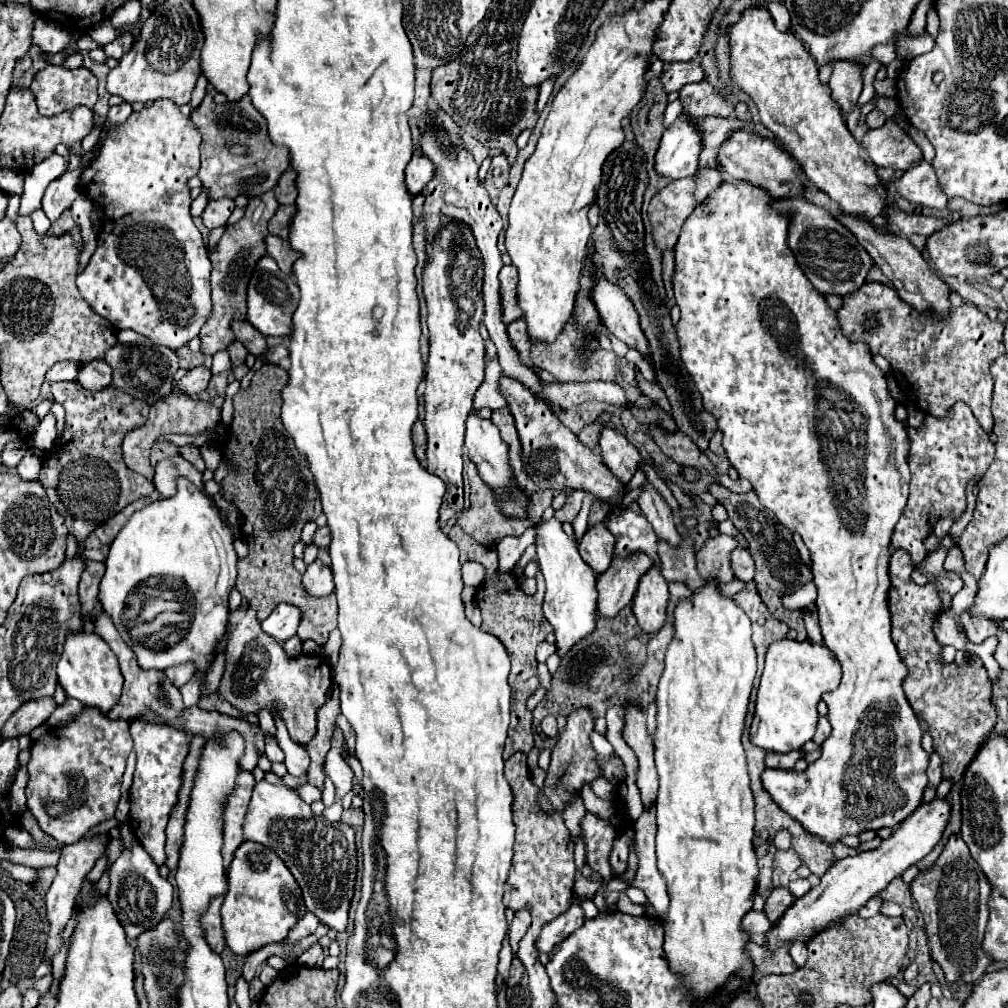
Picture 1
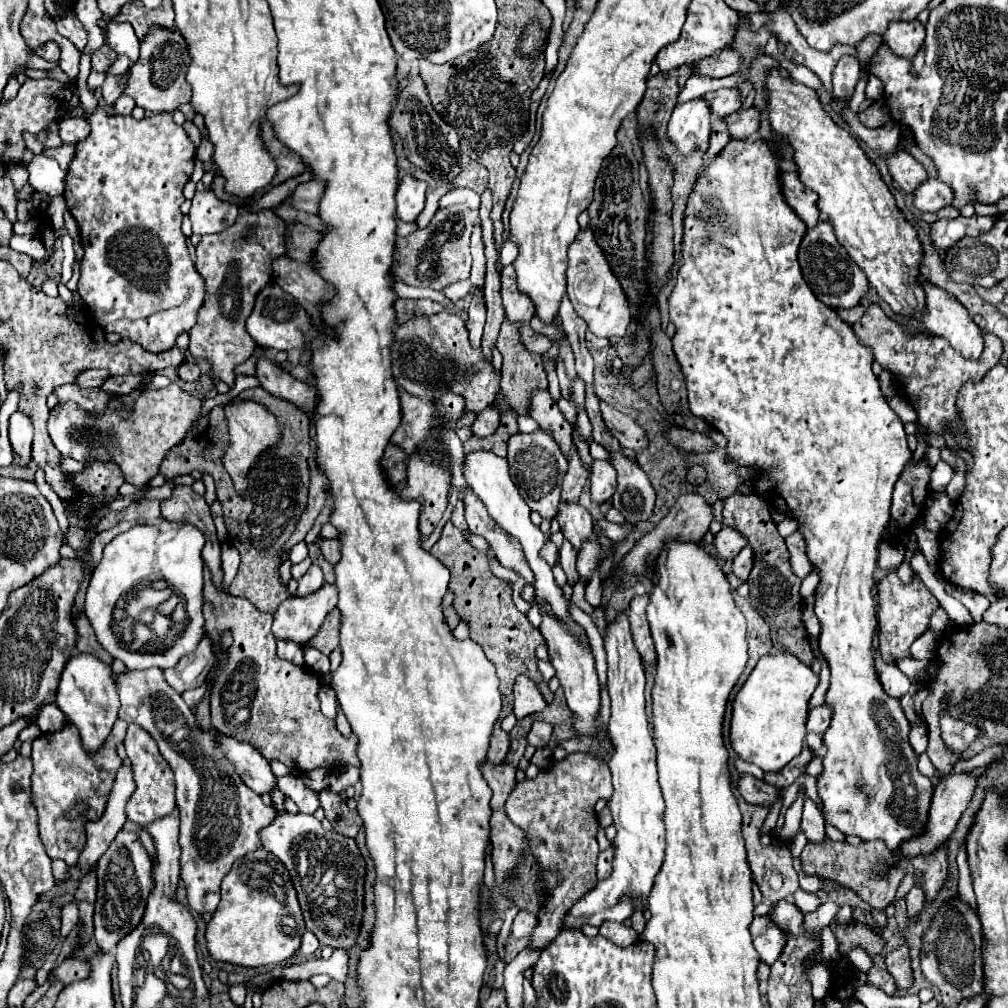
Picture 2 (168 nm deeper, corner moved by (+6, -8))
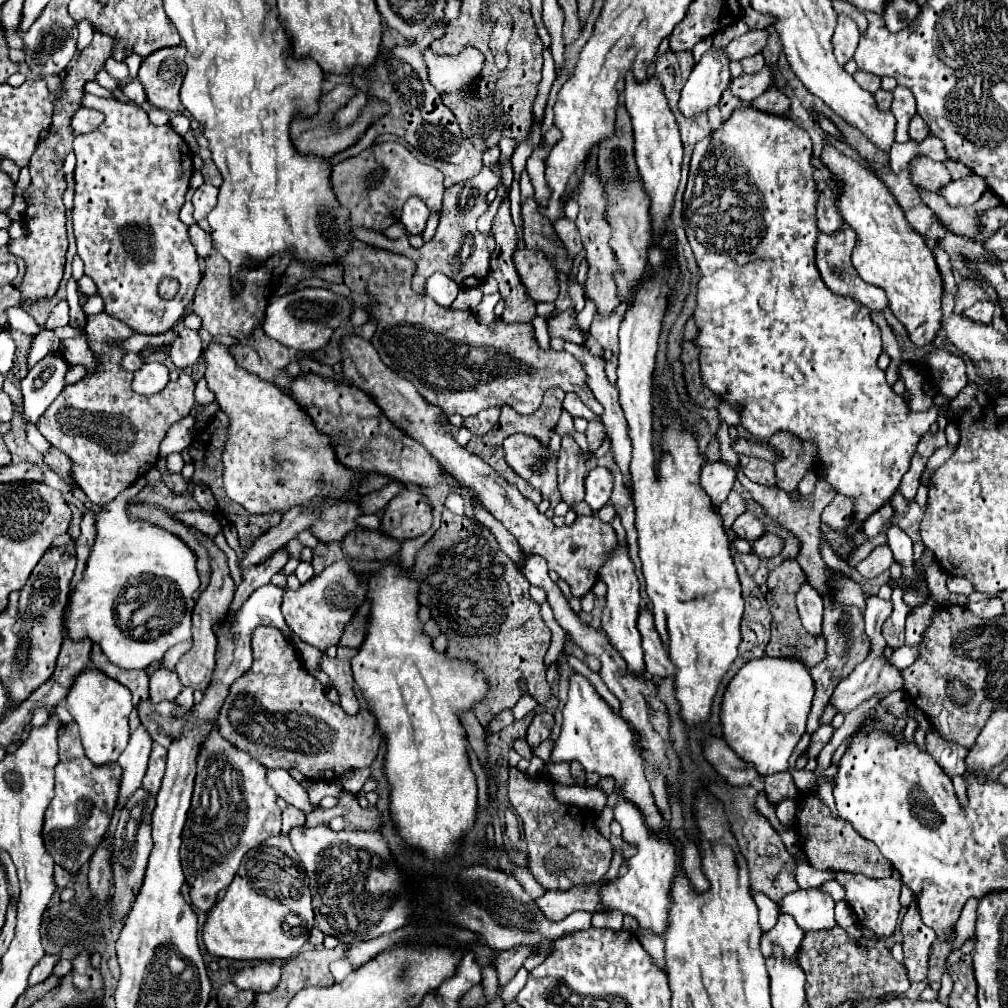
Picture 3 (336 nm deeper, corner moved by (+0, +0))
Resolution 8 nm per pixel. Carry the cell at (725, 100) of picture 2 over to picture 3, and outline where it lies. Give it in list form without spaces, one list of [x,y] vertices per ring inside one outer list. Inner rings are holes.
[[[764,66],[760,72],[756,74],[742,74],[738,78],[734,78],[730,82],[730,90],[734,92],[734,96],[738,96],[742,102],[752,102],[754,98],[758,98],[764,90],[768,90],[774,82],[774,74],[768,66]]]

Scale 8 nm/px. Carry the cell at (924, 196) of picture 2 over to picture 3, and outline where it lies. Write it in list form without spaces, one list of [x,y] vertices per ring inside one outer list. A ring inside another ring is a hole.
[[[970,174],[968,178],[960,178],[956,182],[950,182],[946,188],[940,190],[940,194],[948,200],[948,204],[968,206],[968,204],[974,204],[986,188],[988,188],[988,184],[982,176]]]

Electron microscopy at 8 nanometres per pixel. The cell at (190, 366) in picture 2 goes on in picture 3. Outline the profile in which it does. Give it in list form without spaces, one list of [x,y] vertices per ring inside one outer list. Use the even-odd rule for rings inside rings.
[[[180,328],[178,336],[170,344],[170,358],[176,368],[186,368],[198,362],[202,356],[202,340],[196,330]]]

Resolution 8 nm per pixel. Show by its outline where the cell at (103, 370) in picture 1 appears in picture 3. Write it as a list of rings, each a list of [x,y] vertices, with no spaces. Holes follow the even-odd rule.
[[[146,362],[138,372],[134,372],[134,382],[132,382],[132,390],[138,394],[156,394],[160,390],[164,390],[164,386],[168,384],[168,374],[170,370],[160,364],[160,362]]]

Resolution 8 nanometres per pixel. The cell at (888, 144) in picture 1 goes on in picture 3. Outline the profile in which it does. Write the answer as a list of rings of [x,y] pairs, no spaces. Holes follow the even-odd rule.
[[[918,156],[910,164],[910,174],[912,174],[912,184],[930,192],[938,192],[952,180],[950,172],[944,168],[942,162],[928,160],[926,156]]]

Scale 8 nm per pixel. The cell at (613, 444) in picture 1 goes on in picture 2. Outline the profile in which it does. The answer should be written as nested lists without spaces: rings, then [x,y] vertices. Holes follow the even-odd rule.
[[[594,460],[590,474],[590,490],[594,502],[606,502],[616,492],[616,470],[608,460]]]

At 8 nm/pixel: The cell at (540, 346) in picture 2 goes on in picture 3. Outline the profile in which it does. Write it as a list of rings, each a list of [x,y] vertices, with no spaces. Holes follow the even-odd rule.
[[[568,308],[566,312],[560,312],[556,318],[548,320],[548,332],[550,332],[550,336],[560,336],[560,338],[576,342],[576,344],[586,342],[586,332],[580,330],[574,308]]]

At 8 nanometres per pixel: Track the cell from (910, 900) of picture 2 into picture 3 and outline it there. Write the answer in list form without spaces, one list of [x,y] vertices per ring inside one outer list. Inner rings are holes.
[[[916,902],[908,906],[908,912],[902,918],[902,936],[904,936],[904,966],[912,982],[924,982],[928,974],[928,956],[930,946],[936,940],[932,928],[924,926]]]

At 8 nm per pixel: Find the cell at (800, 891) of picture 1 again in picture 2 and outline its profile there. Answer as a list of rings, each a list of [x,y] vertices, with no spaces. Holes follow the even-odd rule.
[[[796,890],[794,892],[794,904],[804,912],[814,912],[818,906],[820,906],[820,900],[816,894],[810,894],[810,892],[804,892],[804,890]]]

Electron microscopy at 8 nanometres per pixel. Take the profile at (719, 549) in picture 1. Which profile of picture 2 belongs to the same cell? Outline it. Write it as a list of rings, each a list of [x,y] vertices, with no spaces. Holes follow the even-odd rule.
[[[724,526],[714,536],[714,548],[722,560],[732,560],[744,546],[746,546],[746,538],[736,530],[732,530],[730,526]]]

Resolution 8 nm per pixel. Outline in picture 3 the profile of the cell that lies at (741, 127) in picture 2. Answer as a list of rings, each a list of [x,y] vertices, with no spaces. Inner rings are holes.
[[[776,86],[768,88],[762,96],[758,96],[752,106],[756,110],[762,110],[762,112],[772,112],[772,114],[780,114],[780,116],[786,116],[788,114],[788,108],[790,108],[790,100],[788,96],[778,90]]]

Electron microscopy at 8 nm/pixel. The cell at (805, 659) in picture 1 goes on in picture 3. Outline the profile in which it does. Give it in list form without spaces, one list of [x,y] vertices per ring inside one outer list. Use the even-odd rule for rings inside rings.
[[[768,656],[750,660],[728,682],[722,696],[722,736],[746,764],[754,766],[760,776],[788,770],[788,758],[806,728],[812,696],[812,678],[800,660]]]

